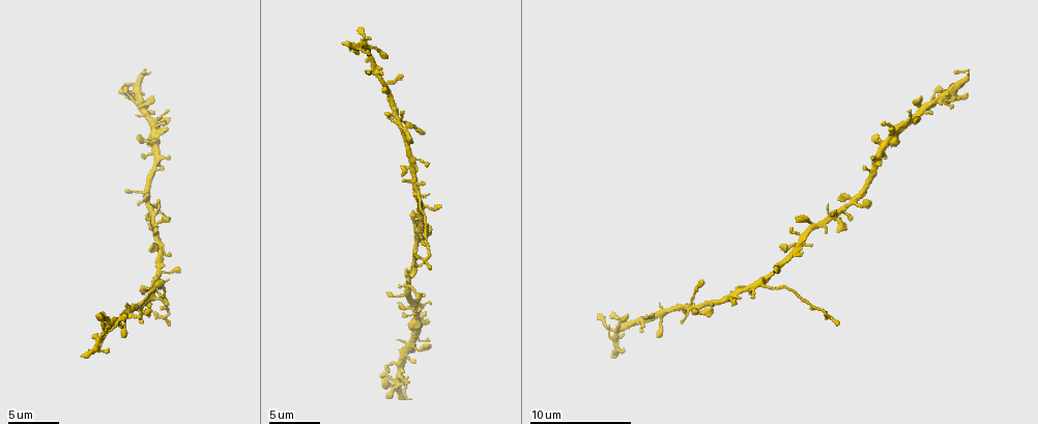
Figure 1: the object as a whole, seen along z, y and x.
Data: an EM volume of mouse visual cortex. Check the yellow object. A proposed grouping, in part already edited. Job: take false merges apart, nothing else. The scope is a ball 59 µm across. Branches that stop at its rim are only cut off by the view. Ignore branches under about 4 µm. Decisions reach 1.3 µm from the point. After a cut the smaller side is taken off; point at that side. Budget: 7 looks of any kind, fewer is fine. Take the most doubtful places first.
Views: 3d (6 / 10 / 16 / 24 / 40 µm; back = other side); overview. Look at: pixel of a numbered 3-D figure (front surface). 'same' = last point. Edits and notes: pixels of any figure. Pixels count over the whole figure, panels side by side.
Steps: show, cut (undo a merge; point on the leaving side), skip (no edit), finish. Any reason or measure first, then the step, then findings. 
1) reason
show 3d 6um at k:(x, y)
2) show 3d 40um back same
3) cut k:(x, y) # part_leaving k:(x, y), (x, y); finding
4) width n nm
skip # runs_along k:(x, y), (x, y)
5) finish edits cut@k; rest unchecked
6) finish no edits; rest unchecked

four or more arms meet
show 3d 6um at 1:(759, 283)

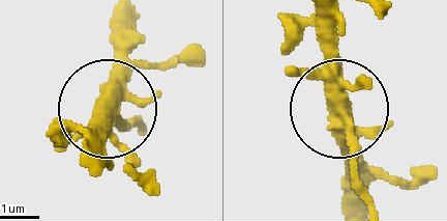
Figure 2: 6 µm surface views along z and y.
other side
show 3d 6um back at 2:(341, 107)

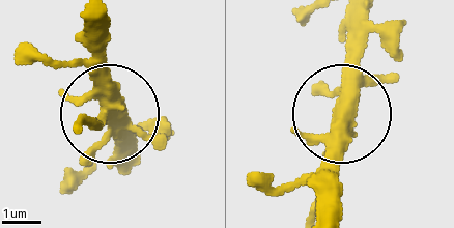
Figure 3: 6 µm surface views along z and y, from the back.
cut 3:(90, 123) # two cells meet here

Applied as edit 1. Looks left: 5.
show overview

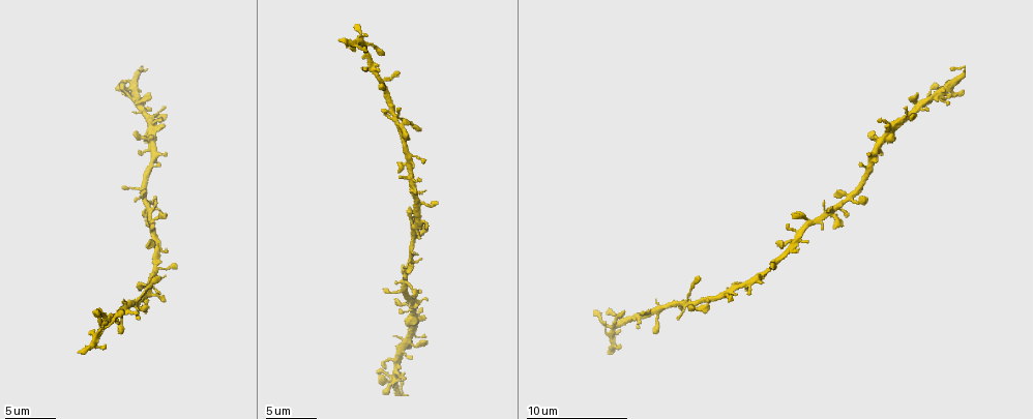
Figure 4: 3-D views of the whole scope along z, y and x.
four-way junction
show 3d 10um at 4:(136, 300)

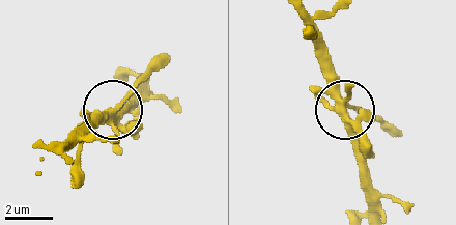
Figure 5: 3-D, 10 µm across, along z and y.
arms 4
skip # one cell here

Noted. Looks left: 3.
thick turns thin
show 3d 10um at 4:(151, 146)

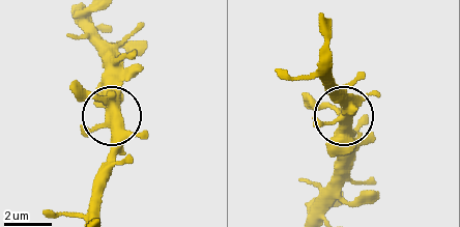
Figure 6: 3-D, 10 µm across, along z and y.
arms 4
skip # all the same cell

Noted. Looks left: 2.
finish edits cut@3; rest unchecked

